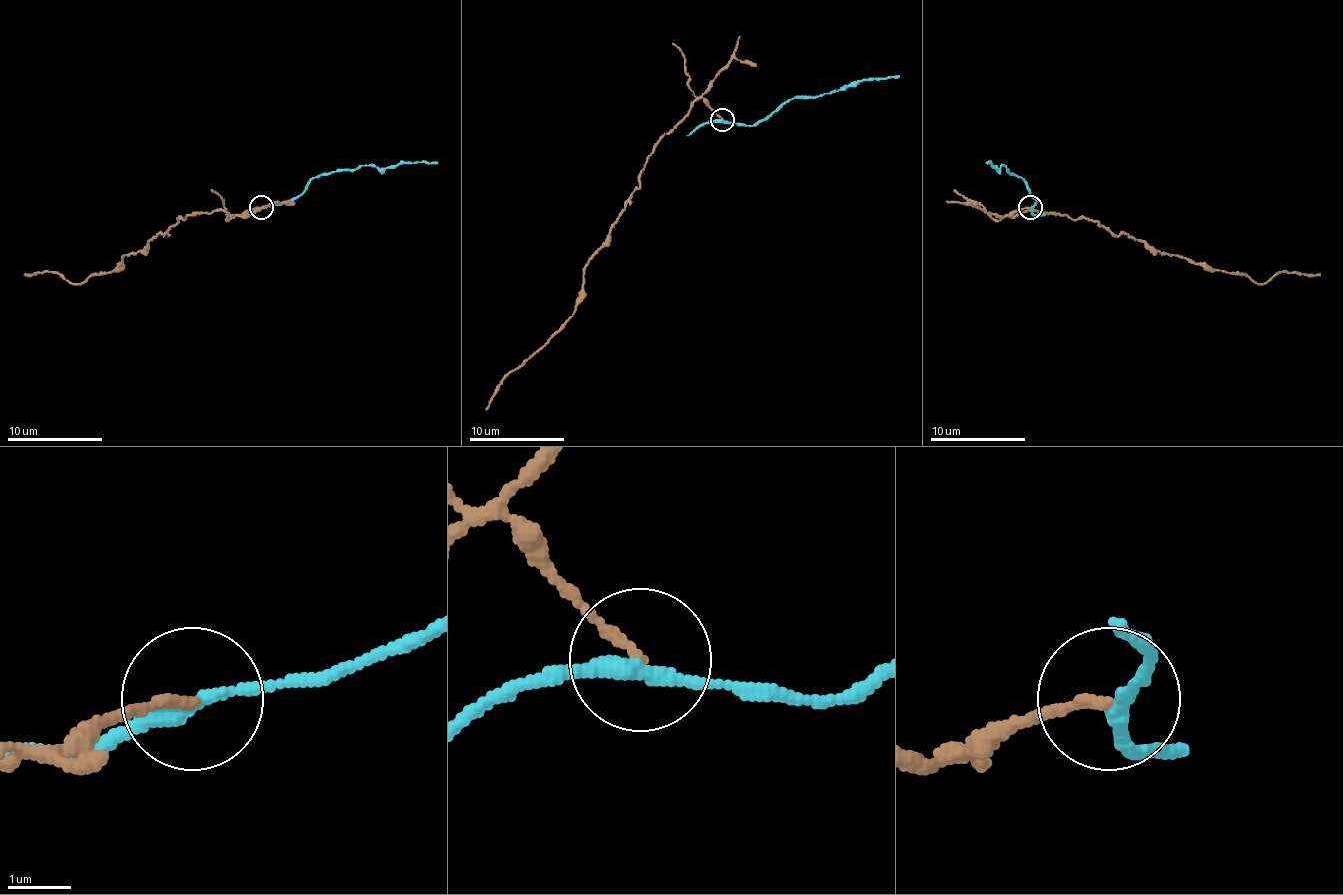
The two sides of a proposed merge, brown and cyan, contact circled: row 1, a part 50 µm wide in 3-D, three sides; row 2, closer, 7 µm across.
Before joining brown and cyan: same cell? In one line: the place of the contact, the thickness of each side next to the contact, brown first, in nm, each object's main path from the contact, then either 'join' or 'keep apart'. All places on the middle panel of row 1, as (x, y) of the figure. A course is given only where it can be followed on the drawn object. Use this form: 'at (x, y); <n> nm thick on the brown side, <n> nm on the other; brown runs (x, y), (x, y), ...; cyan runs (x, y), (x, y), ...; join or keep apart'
at (722, 119); 160 nm thick on the brown side, 240 nm on the other; brown runs (722, 120), (696, 99), (660, 139), (641, 184), (584, 270), (576, 311), (514, 368), (486, 408); cyan runs (722, 120), (758, 125), (791, 99), (831, 94), (855, 87), (865, 80), (898, 75); keep apart

